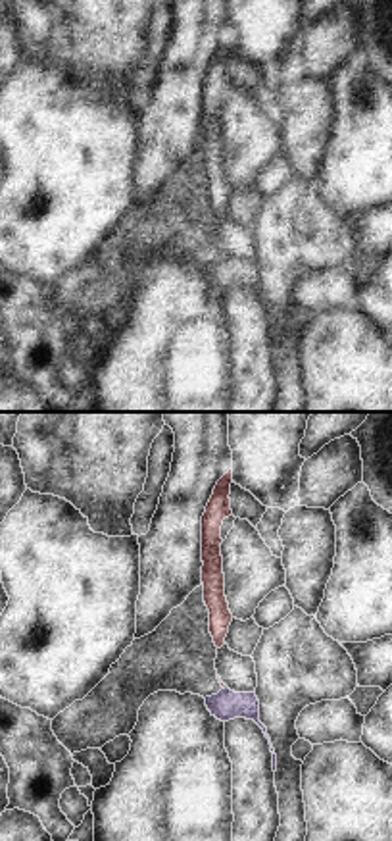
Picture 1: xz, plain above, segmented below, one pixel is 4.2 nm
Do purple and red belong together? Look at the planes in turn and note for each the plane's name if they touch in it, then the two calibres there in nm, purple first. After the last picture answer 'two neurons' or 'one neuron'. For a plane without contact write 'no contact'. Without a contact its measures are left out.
no contact

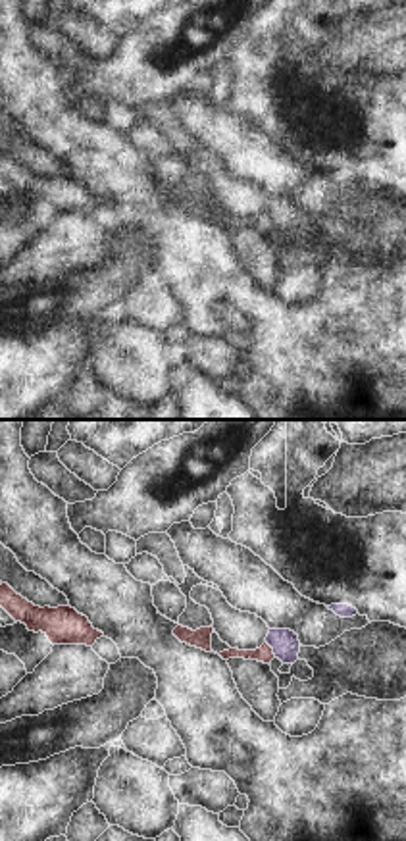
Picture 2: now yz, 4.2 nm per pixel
contact in yz; calibres 120 and 70 nm

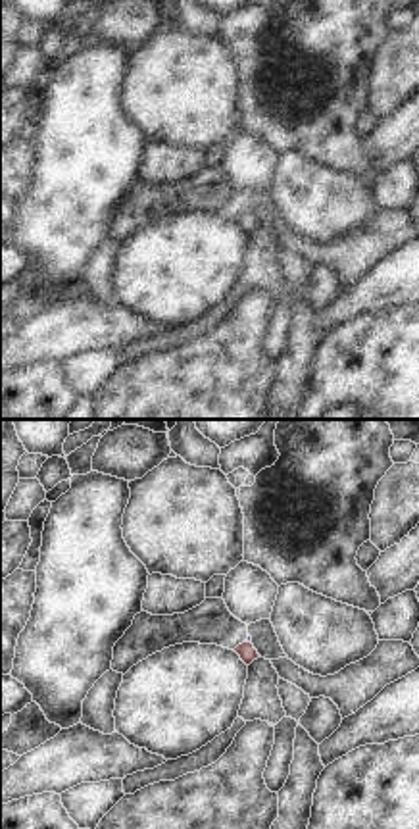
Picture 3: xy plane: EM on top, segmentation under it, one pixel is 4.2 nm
contact in xy; calibres 20 and 70 nm

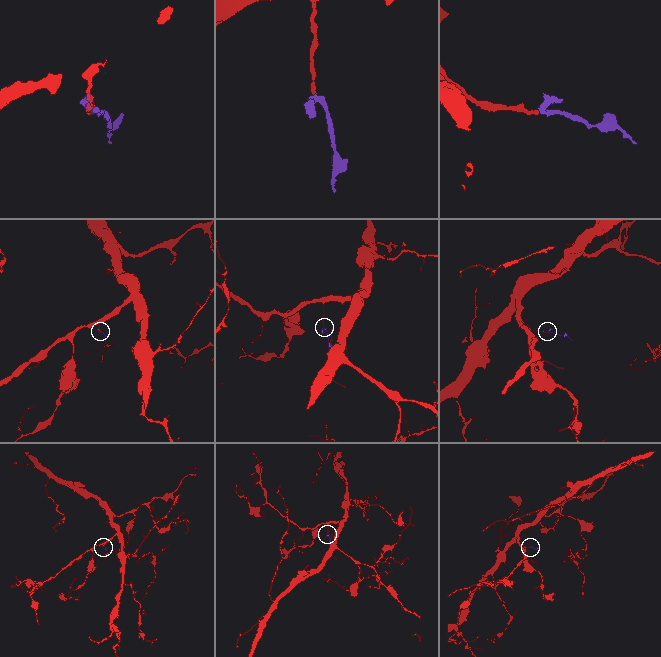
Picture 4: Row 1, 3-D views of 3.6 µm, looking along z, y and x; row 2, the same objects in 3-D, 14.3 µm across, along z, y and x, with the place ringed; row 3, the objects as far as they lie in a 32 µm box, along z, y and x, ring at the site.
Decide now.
two neurons

